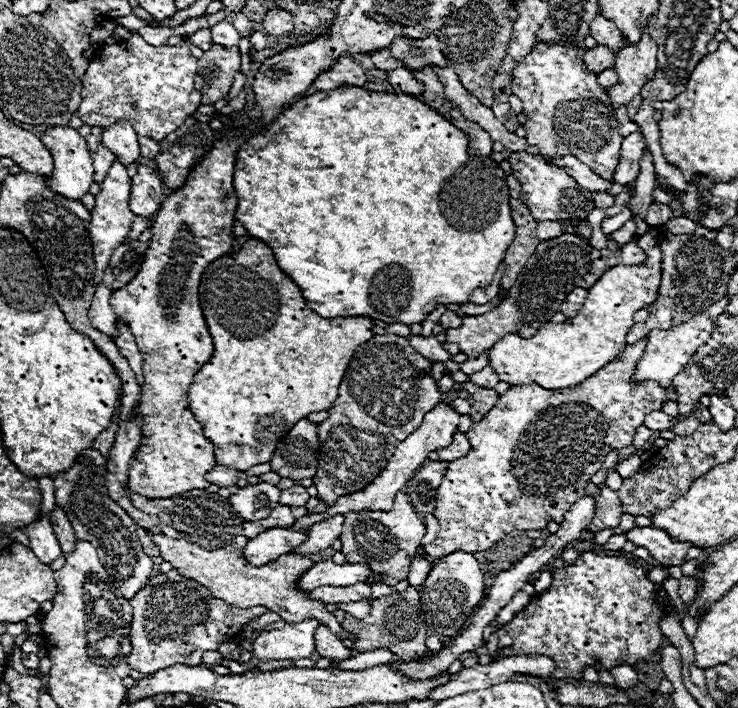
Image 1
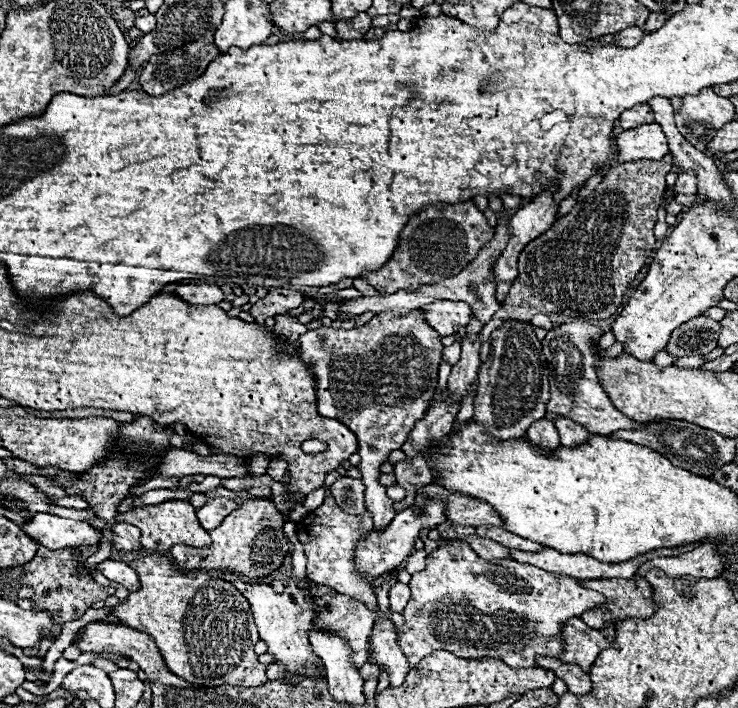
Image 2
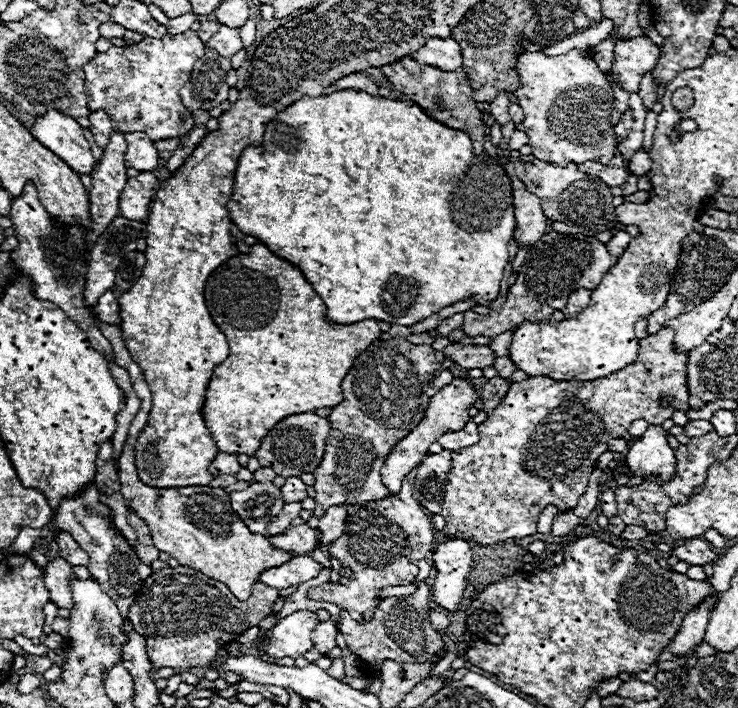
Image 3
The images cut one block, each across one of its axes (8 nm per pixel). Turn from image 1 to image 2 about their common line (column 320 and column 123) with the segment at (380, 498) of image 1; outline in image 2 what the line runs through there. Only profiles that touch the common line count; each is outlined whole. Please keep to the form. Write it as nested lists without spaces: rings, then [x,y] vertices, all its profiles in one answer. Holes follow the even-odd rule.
[[[170,500],[156,506],[140,506],[132,508],[124,514],[116,514],[116,522],[128,522],[140,528],[142,532],[142,546],[156,552],[168,552],[174,544],[188,544],[194,548],[204,548],[210,544],[208,532],[198,524],[196,510],[186,500]]]

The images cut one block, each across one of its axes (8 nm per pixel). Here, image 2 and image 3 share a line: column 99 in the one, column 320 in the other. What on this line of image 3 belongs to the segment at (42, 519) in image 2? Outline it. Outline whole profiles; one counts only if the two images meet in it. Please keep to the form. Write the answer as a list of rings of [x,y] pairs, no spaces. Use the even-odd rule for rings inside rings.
[[[306,522],[300,526],[288,528],[284,534],[274,536],[270,542],[276,548],[282,548],[286,552],[294,554],[310,554],[322,540],[322,532],[316,528],[310,528]]]

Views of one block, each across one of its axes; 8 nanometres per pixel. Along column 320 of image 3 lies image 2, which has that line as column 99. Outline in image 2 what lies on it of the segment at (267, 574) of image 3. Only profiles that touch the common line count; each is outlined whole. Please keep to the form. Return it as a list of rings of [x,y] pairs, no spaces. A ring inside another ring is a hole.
[[[104,560],[102,564],[98,564],[98,570],[112,582],[118,582],[122,586],[126,586],[130,592],[136,592],[140,588],[140,580],[138,574],[126,564],[126,562],[118,562],[118,560]]]

